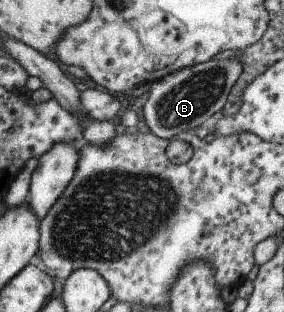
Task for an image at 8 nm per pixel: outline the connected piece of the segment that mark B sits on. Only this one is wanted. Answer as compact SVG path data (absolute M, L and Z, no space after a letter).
M240 59L208 60L166 75L151 84L144 105L146 125L154 135L168 140L200 127L214 113L222 111L240 75Z

